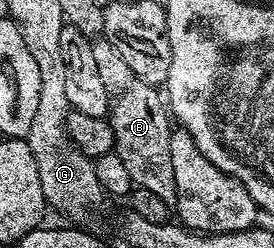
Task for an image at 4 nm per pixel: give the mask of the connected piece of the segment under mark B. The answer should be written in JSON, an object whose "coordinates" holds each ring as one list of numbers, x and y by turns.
{"coordinates":[[136,80,130,88,111,99,107,120,116,141,114,152,122,156,122,164,126,164,133,183,155,192,170,204,175,203,174,164,170,160,170,136,174,122,165,95,157,87]]}

